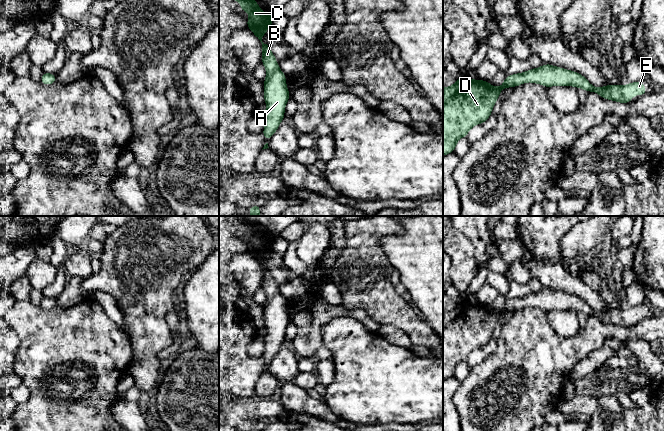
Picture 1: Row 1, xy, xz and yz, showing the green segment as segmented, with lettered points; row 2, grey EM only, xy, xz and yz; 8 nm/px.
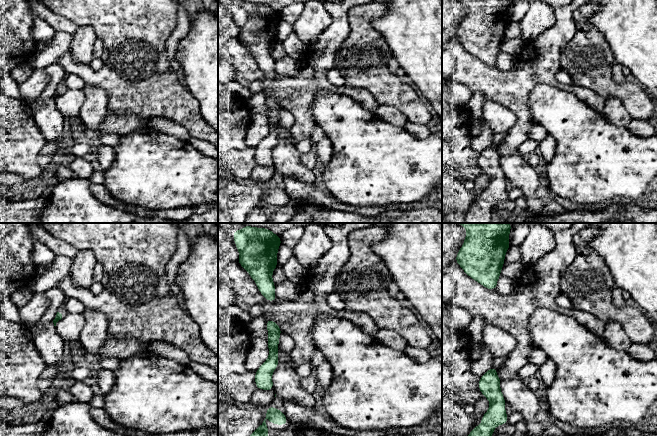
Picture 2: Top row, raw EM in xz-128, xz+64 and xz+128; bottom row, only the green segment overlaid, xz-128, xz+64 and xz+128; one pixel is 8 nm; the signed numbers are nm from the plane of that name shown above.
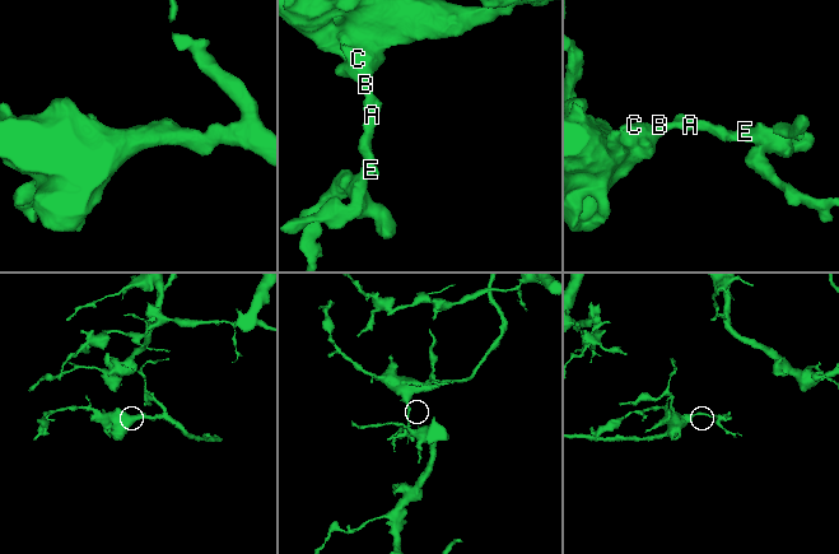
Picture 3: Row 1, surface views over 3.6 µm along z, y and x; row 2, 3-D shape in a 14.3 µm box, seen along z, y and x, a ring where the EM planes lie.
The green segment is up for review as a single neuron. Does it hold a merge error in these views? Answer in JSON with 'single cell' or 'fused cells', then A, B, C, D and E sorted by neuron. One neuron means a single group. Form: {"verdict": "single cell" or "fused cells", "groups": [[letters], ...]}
{"verdict": "single cell", "groups": [["A", "B", "C", "D", "E"]]}

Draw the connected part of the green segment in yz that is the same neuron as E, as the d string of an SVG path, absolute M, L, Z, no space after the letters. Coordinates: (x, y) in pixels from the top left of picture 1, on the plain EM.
M548 287L523 297L509 299L498 311L481 303L471 304L467 300L459 300L452 310L443 312L443 380L454 376L459 363L467 361L473 350L487 345L502 314L515 312L526 306L547 312L580 311L586 316L596 316L604 323L619 327L632 326L633 319L646 319L646 310L642 306L632 306L625 310L610 308L595 311L580 297Z

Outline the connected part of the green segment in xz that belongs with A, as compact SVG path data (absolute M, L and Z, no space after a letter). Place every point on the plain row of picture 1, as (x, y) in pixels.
M235 217L231 219L231 224L232 224L232 225L237 225L237 226L240 227L240 229L242 230L242 232L240 233L239 236L243 236L243 235L248 235L248 236L249 236L249 241L248 241L248 244L247 244L247 253L250 253L250 254L254 257L255 261L258 262L258 263L261 265L261 267L262 267L262 281L261 281L261 285L263 286L264 291L265 291L265 294L266 294L266 296L267 296L267 299L266 299L265 304L264 304L264 306L263 306L263 307L264 307L264 325L266 326L267 332L266 332L266 334L265 334L265 336L264 336L265 352L263 353L262 357L263 357L264 362L267 363L267 364L269 364L269 363L273 360L273 358L276 356L276 354L278 353L278 351L280 350L281 345L285 342L284 335L285 335L286 327L287 327L288 324L290 323L289 314L288 314L288 312L287 312L287 310L286 310L286 299L280 294L279 288L277 287L274 278L273 278L272 275L270 274L270 270L268 270L267 268L264 268L264 267L262 266L263 259L267 256L267 254L268 254L270 251L273 250L273 249L272 249L272 244L273 244L273 241L274 241L274 240L276 239L276 237L277 237L277 233L275 233L275 232L272 231L272 237L271 237L270 239L268 239L266 236L263 236L263 235L260 233L259 228L258 228L253 222L248 221L248 220L242 222L240 219L235 218Z

